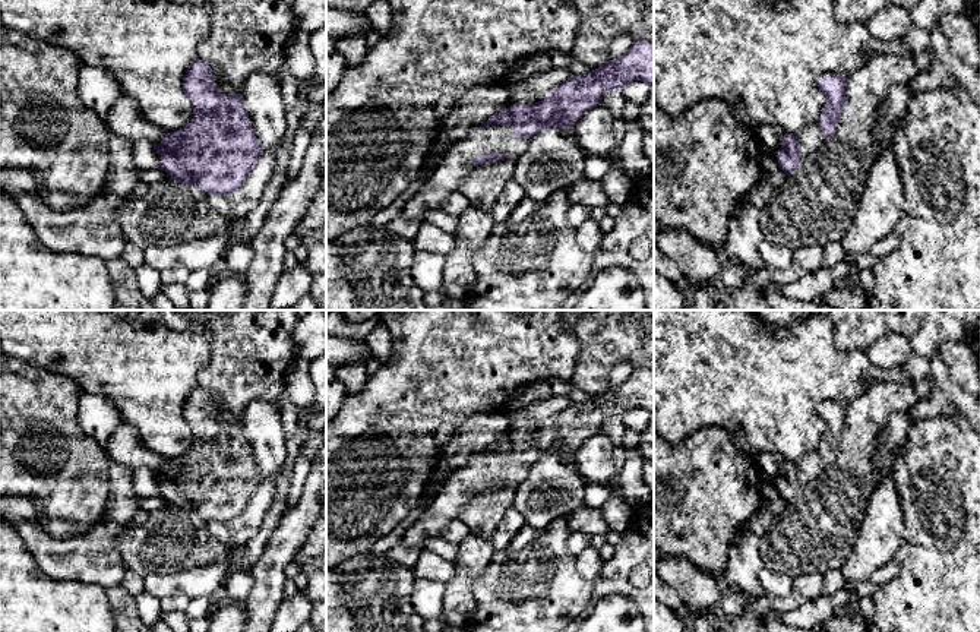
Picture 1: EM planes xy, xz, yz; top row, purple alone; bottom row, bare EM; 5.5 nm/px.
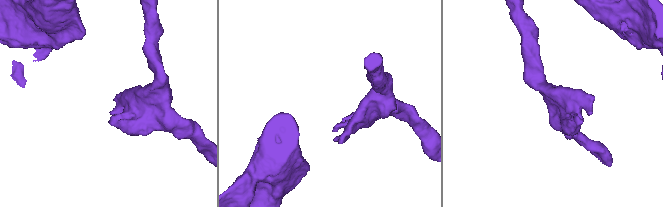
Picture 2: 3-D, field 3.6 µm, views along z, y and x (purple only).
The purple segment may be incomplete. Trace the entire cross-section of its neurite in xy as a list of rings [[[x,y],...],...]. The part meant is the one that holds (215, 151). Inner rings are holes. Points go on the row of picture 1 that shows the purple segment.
[[[199,59],[189,66],[183,91],[193,105],[193,118],[154,145],[161,157],[158,168],[208,196],[230,195],[246,181],[262,154],[244,97],[219,94],[215,72]]]

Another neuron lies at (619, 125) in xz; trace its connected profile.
[[[622,117],[614,118],[613,129],[614,129],[614,152],[611,157],[611,162],[613,165],[620,167],[619,148],[626,133],[626,121]]]

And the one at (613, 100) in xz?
[[[610,89],[600,99],[600,104],[606,105],[614,118],[622,117],[626,102],[622,89]]]

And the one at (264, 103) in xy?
[[[252,73],[241,94],[262,152],[275,152],[287,132],[287,107],[276,73]]]

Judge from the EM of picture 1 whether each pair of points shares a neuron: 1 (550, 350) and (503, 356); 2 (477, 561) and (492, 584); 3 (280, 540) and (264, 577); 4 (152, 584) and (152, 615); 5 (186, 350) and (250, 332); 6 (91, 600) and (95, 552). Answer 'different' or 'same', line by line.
1: same
2: different
3: same
4: different
5: different
6: different

